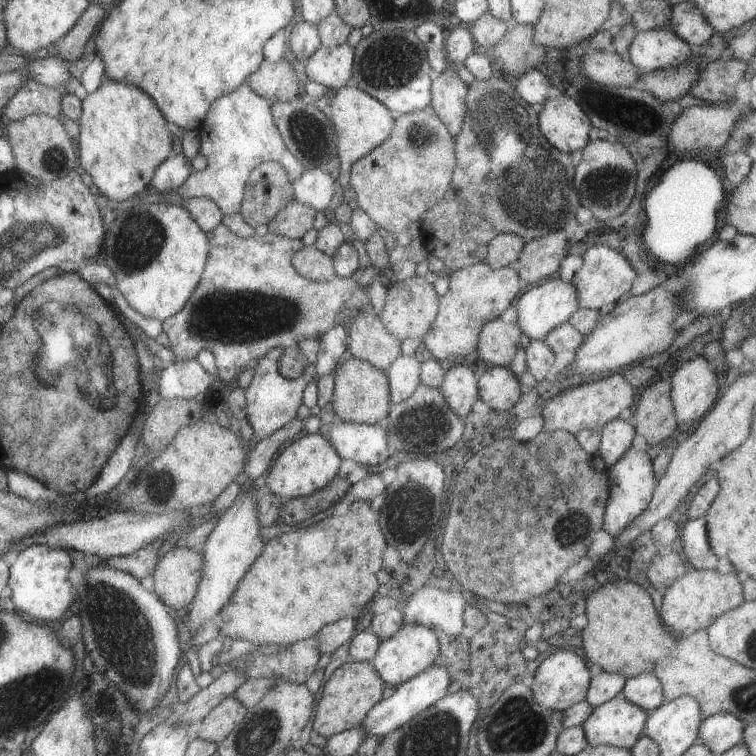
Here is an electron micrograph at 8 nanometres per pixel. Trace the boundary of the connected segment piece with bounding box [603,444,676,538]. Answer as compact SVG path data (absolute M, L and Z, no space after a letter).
M676 445L664 446L654 460L650 459L645 450L639 450L632 447L617 464L608 470L609 498L606 502L605 514L603 515L603 529L616 538L634 518L646 507L651 501L657 480L660 480L662 473L666 470L668 463L671 461Z

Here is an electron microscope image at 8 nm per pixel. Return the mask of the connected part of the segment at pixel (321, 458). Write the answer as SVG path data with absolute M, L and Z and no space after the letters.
M320 432L304 434L302 438L285 445L273 459L272 465L265 473L265 483L282 503L288 502L292 498L306 497L325 488L337 478L342 462L342 458L336 453L334 446L326 440L326 436L322 436Z

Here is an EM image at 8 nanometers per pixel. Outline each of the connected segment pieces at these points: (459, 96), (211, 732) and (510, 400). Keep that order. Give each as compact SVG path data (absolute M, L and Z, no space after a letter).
M450 66L431 85L431 105L434 113L446 124L452 136L456 136L464 124L467 112L465 99L469 86L457 75L456 67Z
M233 695L228 696L202 720L196 737L218 744L244 721L246 712L247 709Z
M488 366L477 380L479 400L493 411L510 410L522 396L524 388L510 367Z

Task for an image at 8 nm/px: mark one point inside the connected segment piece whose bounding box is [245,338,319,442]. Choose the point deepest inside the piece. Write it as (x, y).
(273, 401)

